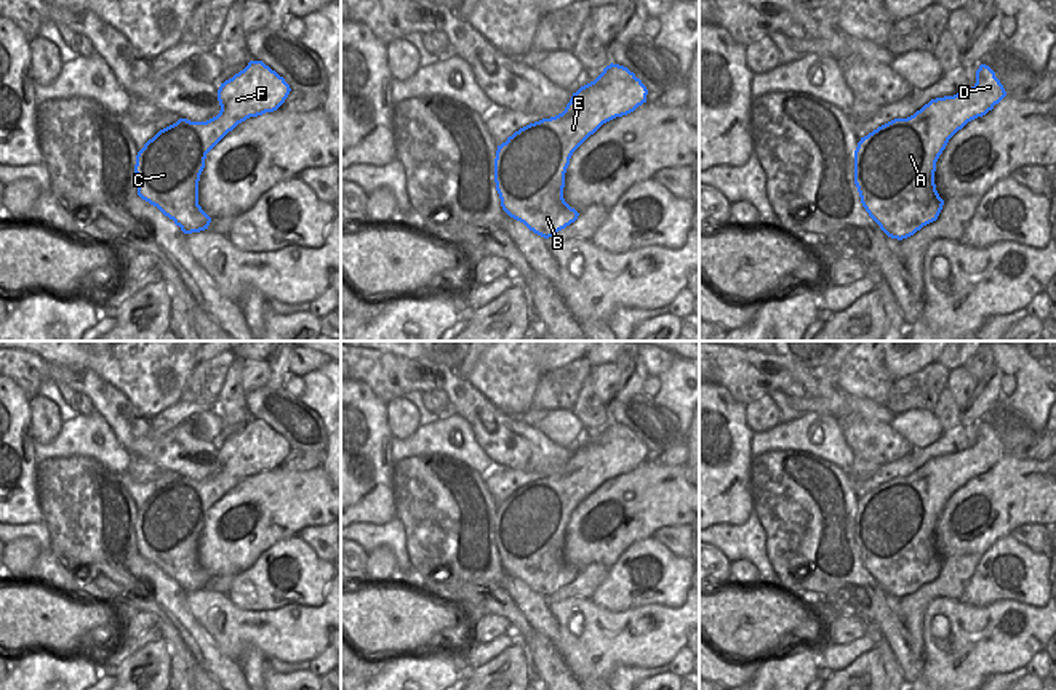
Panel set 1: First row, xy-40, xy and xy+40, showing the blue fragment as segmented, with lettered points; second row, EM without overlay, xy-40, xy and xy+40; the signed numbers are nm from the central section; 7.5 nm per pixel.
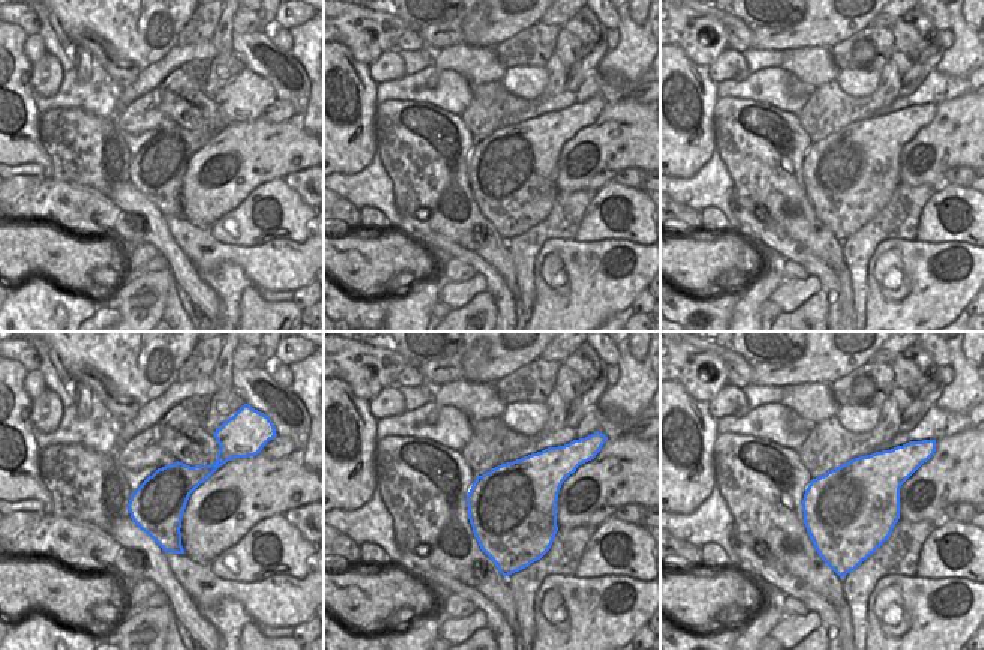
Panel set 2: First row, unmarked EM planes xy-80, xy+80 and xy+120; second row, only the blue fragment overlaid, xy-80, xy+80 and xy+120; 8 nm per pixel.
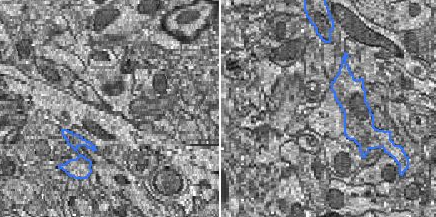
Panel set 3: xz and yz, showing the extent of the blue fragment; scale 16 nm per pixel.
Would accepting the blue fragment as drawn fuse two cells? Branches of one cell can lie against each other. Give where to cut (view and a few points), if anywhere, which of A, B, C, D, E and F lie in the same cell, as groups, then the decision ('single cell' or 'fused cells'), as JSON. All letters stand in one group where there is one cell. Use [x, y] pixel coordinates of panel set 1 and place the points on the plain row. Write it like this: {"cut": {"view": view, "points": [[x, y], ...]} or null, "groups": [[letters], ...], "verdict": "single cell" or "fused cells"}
{"cut": null, "groups": [["A", "B", "C", "D", "E", "F"]], "verdict": "single cell"}

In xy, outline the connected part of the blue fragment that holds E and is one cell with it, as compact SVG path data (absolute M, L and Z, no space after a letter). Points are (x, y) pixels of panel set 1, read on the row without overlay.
M611 421L594 440L573 451L562 472L530 482L509 495L498 504L494 517L494 541L502 568L544 597L574 581L579 572L563 557L565 532L573 511L603 482L646 461L646 453L646 445L634 431Z

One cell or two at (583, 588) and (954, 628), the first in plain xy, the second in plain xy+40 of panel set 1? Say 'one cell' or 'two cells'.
two cells

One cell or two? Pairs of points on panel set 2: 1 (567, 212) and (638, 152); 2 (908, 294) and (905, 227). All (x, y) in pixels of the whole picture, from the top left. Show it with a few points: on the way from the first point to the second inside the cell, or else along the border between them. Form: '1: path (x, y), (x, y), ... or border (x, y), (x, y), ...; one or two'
1: border (594, 189), (558, 192); two
2: border (915, 239), (882, 240), (872, 254); two

